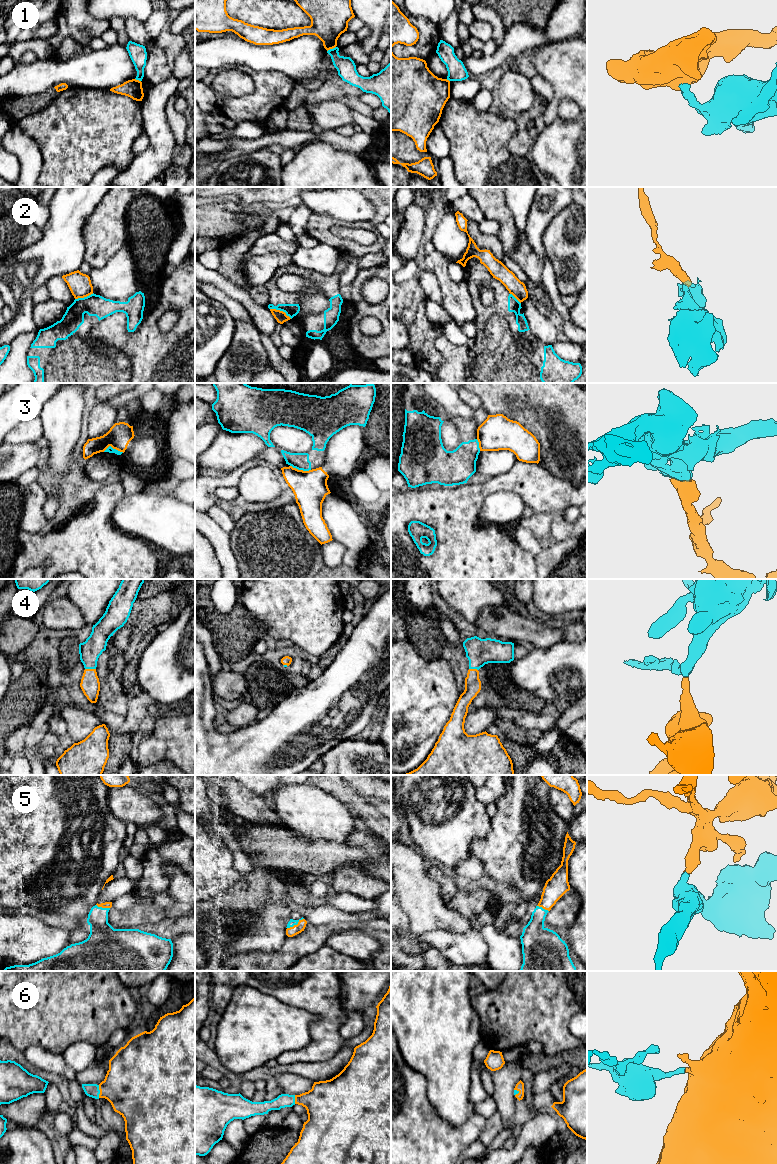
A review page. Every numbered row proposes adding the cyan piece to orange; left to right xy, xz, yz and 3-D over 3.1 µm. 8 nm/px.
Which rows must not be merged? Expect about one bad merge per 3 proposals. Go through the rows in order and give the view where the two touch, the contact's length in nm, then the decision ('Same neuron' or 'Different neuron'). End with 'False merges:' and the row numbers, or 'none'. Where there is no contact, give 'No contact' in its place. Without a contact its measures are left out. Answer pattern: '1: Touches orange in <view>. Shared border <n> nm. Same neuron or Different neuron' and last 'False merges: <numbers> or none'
1: Touches orange in xz. Shared border 80 nm. Different neuron
2: Touches orange in xz. Shared border 190 nm. Different neuron
3: Touches orange in xz. Shared border 170 nm. Different neuron
4: Touches orange in xy. Shared border 90 nm. Same neuron
5: Touches orange in xz. Shared border 160 nm. Same neuron
6: Touches orange in xy. Shared border 100 nm. Same neuron
False merges: 1, 2, 3

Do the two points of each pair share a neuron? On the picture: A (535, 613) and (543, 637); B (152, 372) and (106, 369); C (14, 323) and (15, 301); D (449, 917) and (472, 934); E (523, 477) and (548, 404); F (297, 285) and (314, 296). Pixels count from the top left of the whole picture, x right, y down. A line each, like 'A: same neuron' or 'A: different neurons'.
A: different neurons
B: different neurons
C: same neuron
D: different neurons
E: different neurons
F: same neuron

